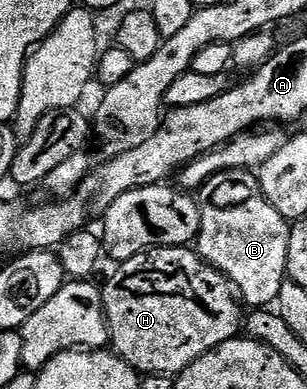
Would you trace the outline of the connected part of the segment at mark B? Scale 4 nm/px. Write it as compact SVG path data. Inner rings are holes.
M231 168L214 174L199 188L198 203L200 232L194 241L196 253L227 278L249 309L264 310L275 305L288 274L290 224L266 202L257 173Z

